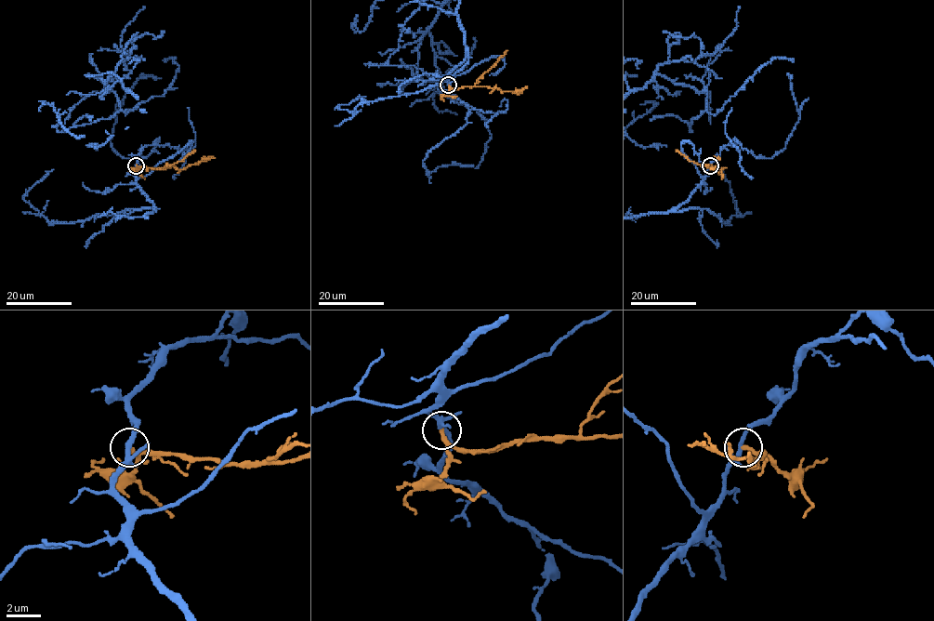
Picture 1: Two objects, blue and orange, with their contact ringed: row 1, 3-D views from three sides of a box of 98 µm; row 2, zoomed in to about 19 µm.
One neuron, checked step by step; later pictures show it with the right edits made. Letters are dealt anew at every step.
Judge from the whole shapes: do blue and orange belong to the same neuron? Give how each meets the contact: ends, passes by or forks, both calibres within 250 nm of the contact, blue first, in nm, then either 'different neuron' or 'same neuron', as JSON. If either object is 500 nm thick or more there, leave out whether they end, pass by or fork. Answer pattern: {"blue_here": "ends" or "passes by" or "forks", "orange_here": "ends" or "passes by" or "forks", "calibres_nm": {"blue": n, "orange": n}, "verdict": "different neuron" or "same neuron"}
{"blue_here": "forks", "orange_here": "ends", "calibres_nm": {"blue": 240, "orange": 280}, "verdict": "different neuron"}

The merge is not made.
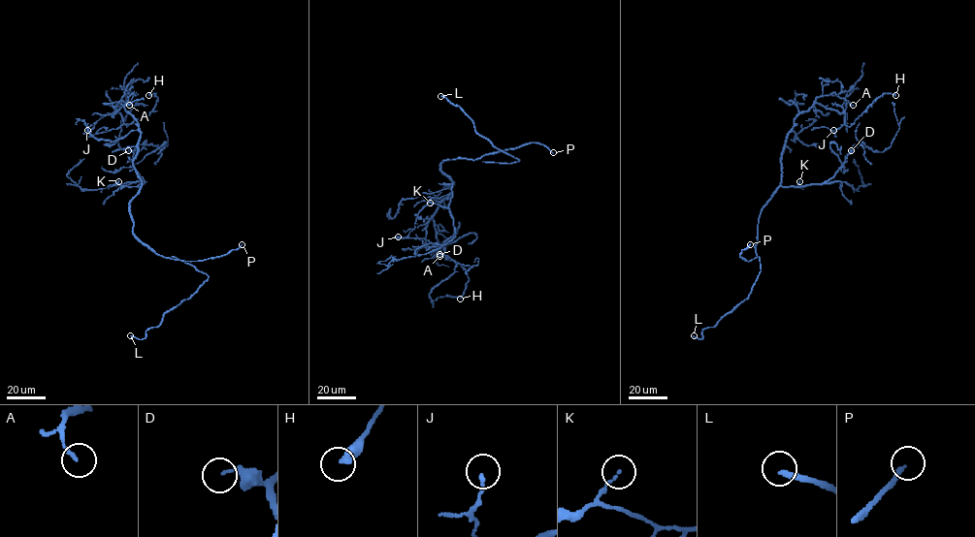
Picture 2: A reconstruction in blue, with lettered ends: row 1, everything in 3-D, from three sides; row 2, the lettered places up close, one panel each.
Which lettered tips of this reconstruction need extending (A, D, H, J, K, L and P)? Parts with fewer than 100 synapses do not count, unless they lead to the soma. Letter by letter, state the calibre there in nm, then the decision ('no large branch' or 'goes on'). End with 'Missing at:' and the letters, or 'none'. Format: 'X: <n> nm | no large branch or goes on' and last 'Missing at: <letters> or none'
A: 150 nm | no large branch
D: 110 nm | no large branch
H: 440 nm | no large branch
J: 140 nm | no large branch
K: 90 nm | no large branch
L: 240 nm | goes on
P: 220 nm | goes on
Missing at: L, P

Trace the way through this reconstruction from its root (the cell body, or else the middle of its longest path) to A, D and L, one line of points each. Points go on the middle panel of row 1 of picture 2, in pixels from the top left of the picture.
A: (441, 171), (452, 183), (443, 183), (450, 188), (450, 194), (432, 216), (439, 256)
D: (441, 171), (452, 181), (449, 210), (454, 234), (444, 242), (444, 252), (439, 254)
L: (441, 171), (444, 160), (480, 158), (508, 164), (519, 160), (479, 135), (469, 116), (440, 96)

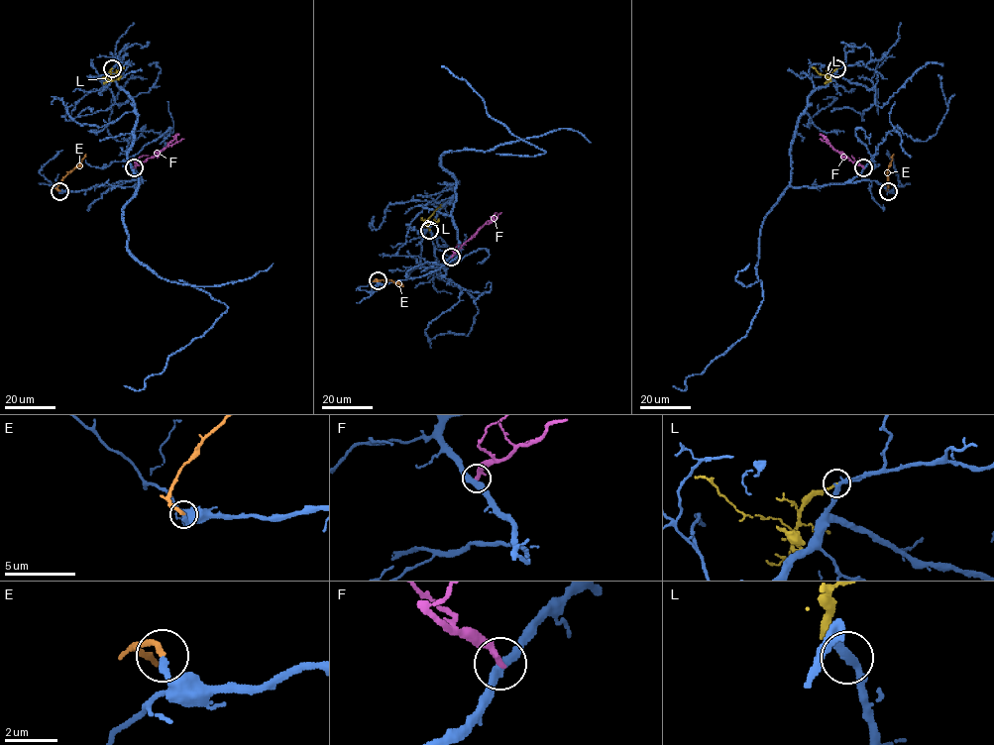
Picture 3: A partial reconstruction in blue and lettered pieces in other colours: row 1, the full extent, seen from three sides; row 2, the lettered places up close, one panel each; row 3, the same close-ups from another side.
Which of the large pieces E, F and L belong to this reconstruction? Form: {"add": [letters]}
{"add": ["E"]}

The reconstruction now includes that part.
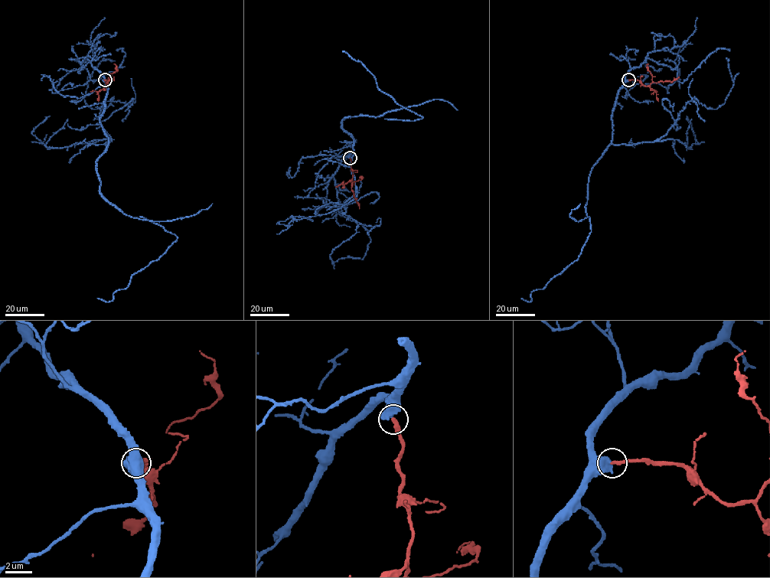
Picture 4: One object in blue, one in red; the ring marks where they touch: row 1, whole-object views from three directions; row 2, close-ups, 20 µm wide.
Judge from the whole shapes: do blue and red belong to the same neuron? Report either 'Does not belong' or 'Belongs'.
Belongs

